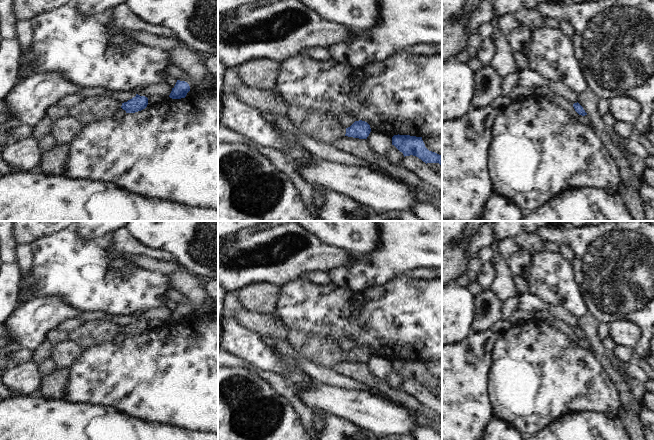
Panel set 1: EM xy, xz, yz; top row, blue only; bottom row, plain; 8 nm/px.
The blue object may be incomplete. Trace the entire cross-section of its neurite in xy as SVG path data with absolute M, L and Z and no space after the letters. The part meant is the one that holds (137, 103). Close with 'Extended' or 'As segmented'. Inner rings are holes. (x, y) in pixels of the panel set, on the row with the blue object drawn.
M138 94L122 104L112 98L101 96L84 98L82 102L69 108L68 114L85 126L99 120L112 118L119 108L125 110L126 113L135 113L145 109L147 105L148 98Z. Extended.

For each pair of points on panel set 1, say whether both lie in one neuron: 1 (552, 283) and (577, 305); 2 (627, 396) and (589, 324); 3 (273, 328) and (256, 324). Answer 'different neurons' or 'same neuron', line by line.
1: same neuron
2: same neuron
3: same neuron

